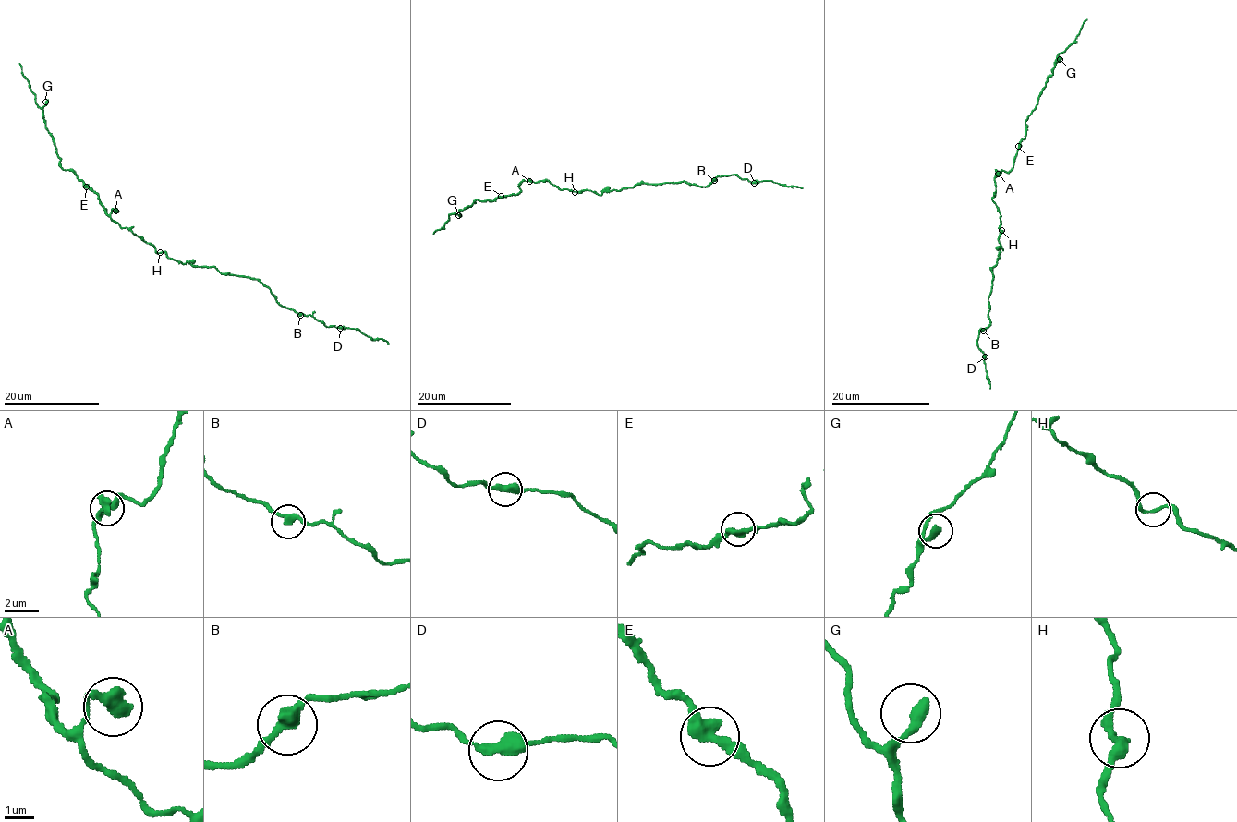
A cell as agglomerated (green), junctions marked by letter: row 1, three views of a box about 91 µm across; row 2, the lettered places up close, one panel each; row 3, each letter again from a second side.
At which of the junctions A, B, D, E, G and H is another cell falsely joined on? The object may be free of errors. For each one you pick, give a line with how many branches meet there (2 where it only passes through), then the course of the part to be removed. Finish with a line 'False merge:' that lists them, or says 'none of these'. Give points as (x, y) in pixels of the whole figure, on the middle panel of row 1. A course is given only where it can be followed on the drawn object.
False merge: none of these

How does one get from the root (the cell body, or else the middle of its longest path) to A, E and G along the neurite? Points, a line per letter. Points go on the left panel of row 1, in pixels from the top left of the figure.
A: (160, 253), (112, 219), (112, 211), (115, 211)
E: (160, 253), (130, 230), (122, 228), (104, 210), (99, 196), (86, 187)
G: (160, 253), (122, 228), (104, 210), (96, 193), (60, 166), (43, 119), (45, 102)

